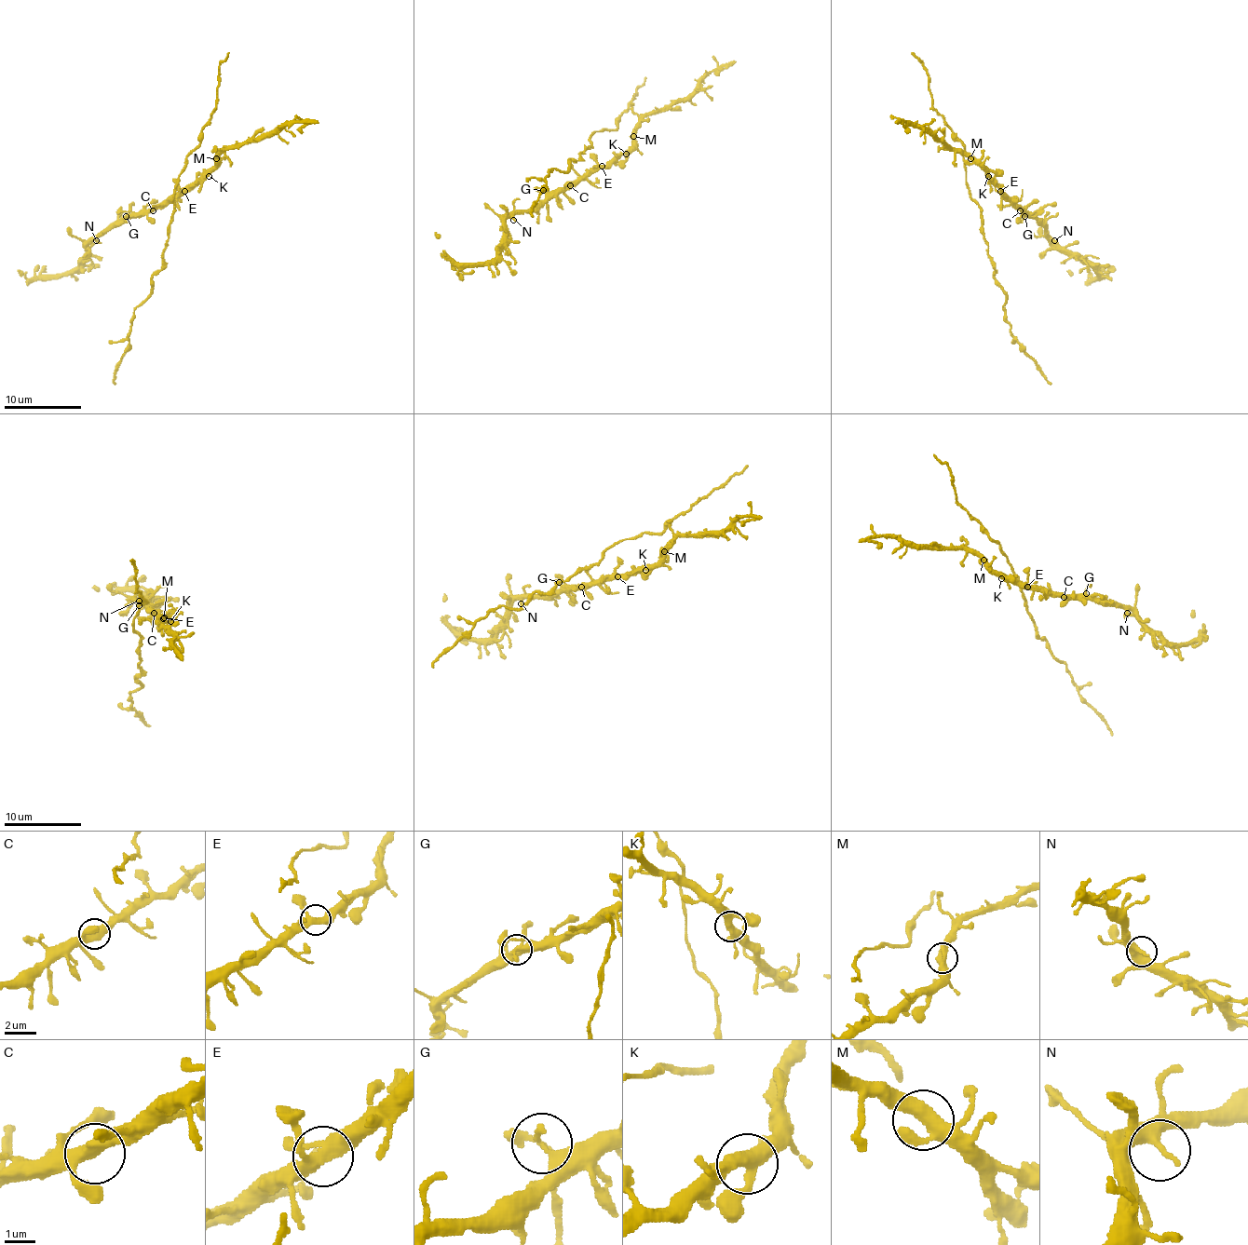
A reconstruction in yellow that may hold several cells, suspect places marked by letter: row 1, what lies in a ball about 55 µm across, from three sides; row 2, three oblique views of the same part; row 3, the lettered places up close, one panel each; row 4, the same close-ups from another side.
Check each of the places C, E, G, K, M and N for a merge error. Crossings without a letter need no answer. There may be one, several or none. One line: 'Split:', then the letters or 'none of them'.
Split: none of them

